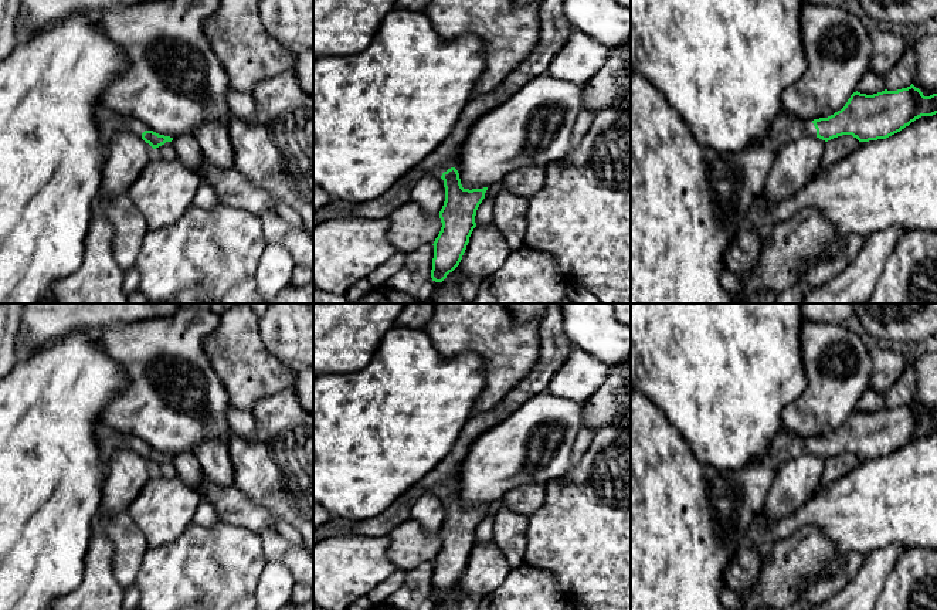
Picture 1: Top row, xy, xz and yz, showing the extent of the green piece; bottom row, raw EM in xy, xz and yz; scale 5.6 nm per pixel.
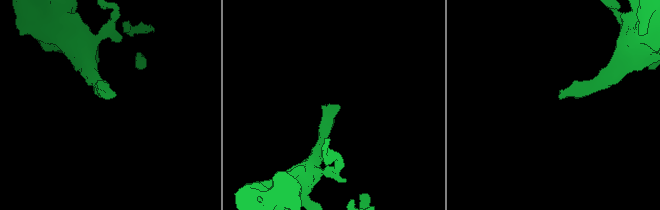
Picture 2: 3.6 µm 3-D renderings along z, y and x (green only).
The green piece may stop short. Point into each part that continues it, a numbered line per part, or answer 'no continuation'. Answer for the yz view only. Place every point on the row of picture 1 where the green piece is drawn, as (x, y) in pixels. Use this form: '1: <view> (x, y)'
1: yz (786, 128)

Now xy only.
1: xy (109, 122)

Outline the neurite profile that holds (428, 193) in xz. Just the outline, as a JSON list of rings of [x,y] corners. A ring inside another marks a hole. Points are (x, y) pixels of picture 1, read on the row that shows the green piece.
[[[427,174],[411,189],[410,201],[428,216],[438,216],[445,201],[444,180],[438,174]]]

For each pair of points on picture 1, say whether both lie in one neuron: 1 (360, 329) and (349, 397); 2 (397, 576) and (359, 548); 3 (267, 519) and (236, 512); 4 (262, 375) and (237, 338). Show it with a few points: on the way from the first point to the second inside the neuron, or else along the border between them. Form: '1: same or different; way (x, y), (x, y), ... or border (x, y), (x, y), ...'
1: different; border (377, 348), (373, 358), (360, 369), (328, 375)
2: different; border (397, 569), (367, 595)
3: same; way (260, 519), (243, 512)
4: same; way (254, 366), (237, 346)

